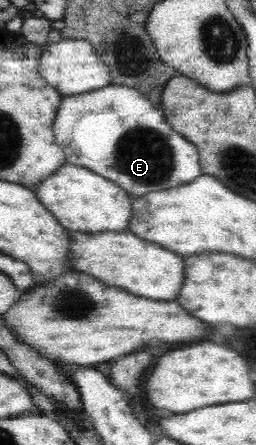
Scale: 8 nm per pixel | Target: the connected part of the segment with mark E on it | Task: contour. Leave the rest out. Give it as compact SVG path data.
M106 85L86 93L61 96L53 119L55 142L62 148L65 161L82 165L99 173L102 177L115 181L125 189L130 197L144 195L150 191L168 189L174 185L184 185L198 177L198 153L192 143L166 123L162 107L154 107L152 101L142 97L136 89L124 85Z

